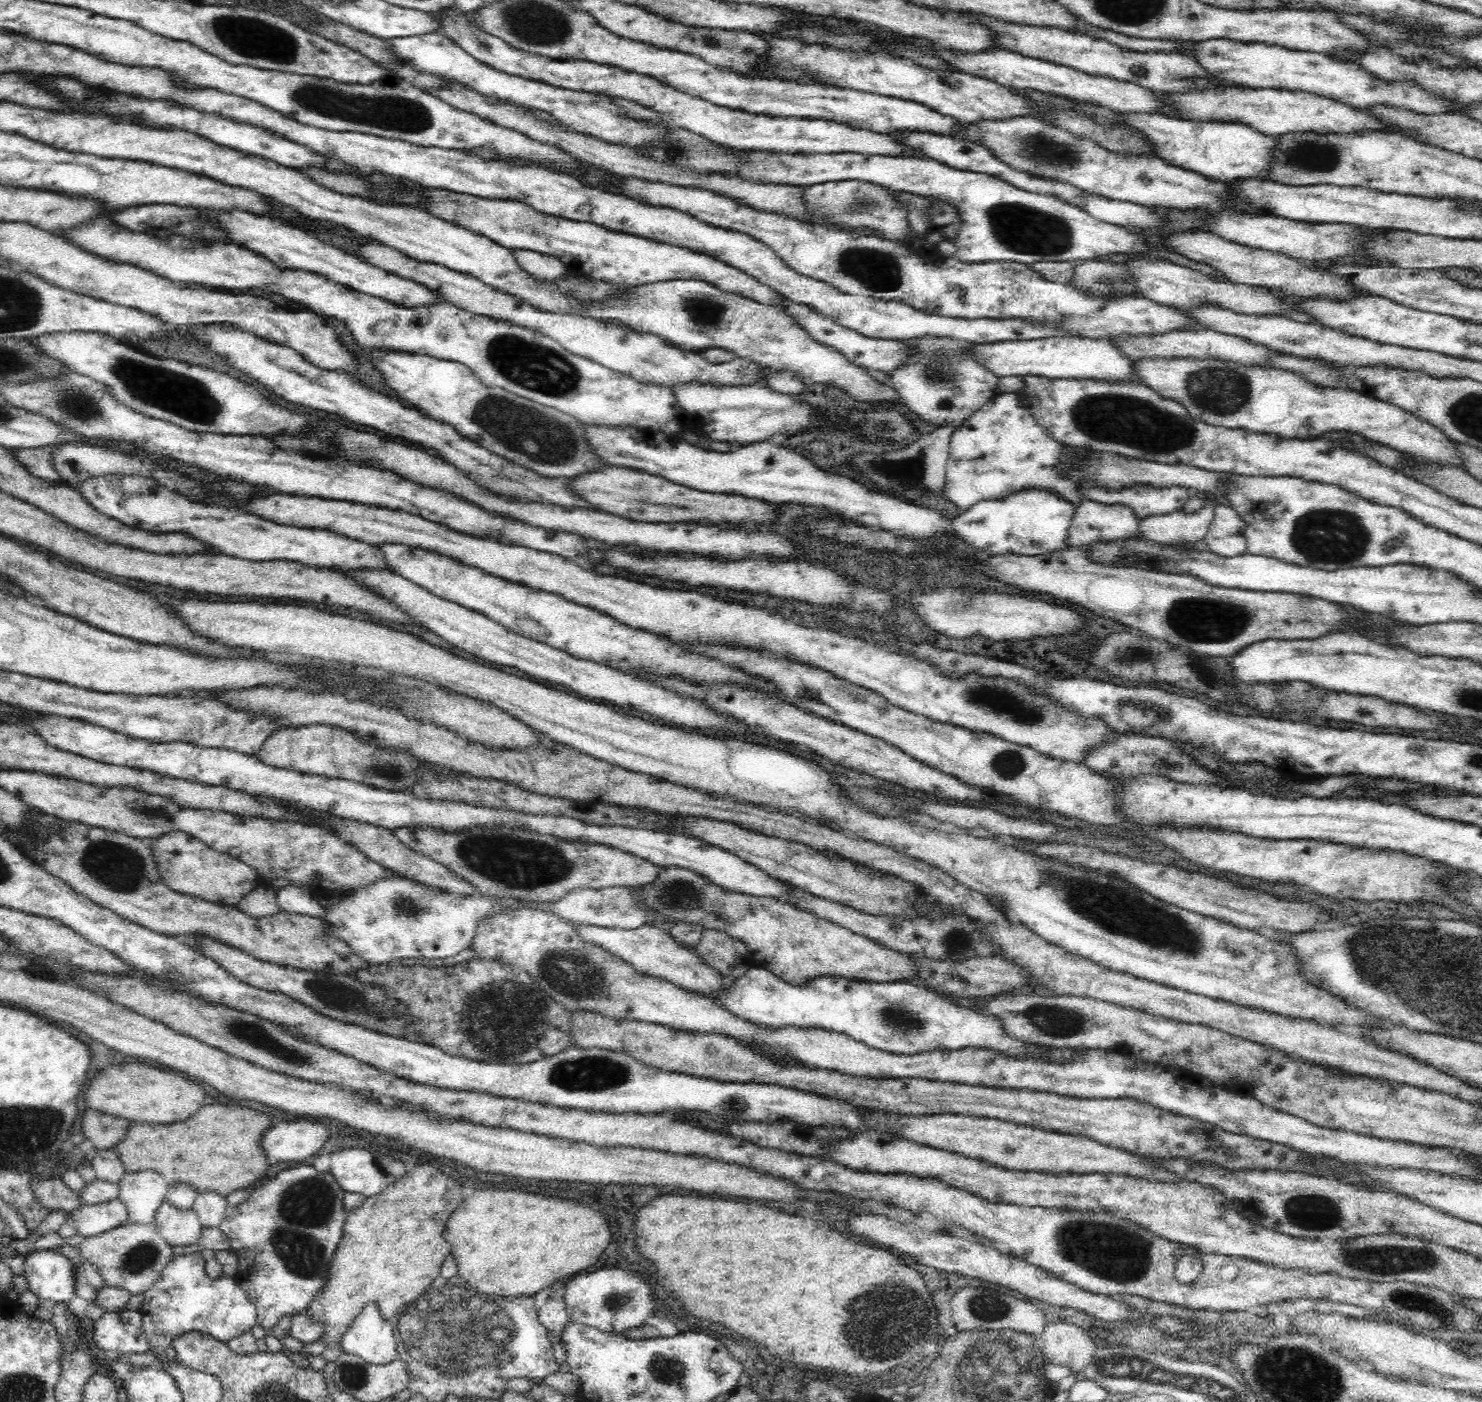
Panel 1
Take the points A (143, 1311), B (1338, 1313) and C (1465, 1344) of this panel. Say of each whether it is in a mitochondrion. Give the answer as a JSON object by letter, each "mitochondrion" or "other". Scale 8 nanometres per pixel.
{"A":"other","B":"other","C":"mitochondrion"}

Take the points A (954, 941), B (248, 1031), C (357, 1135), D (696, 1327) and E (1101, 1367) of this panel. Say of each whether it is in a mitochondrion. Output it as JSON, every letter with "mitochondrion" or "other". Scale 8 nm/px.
{"A":"mitochondrion","B":"mitochondrion","C":"other","D":"other","E":"mitochondrion"}

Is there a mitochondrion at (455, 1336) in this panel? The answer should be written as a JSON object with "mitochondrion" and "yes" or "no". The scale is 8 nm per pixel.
{"mitochondrion":"yes"}

